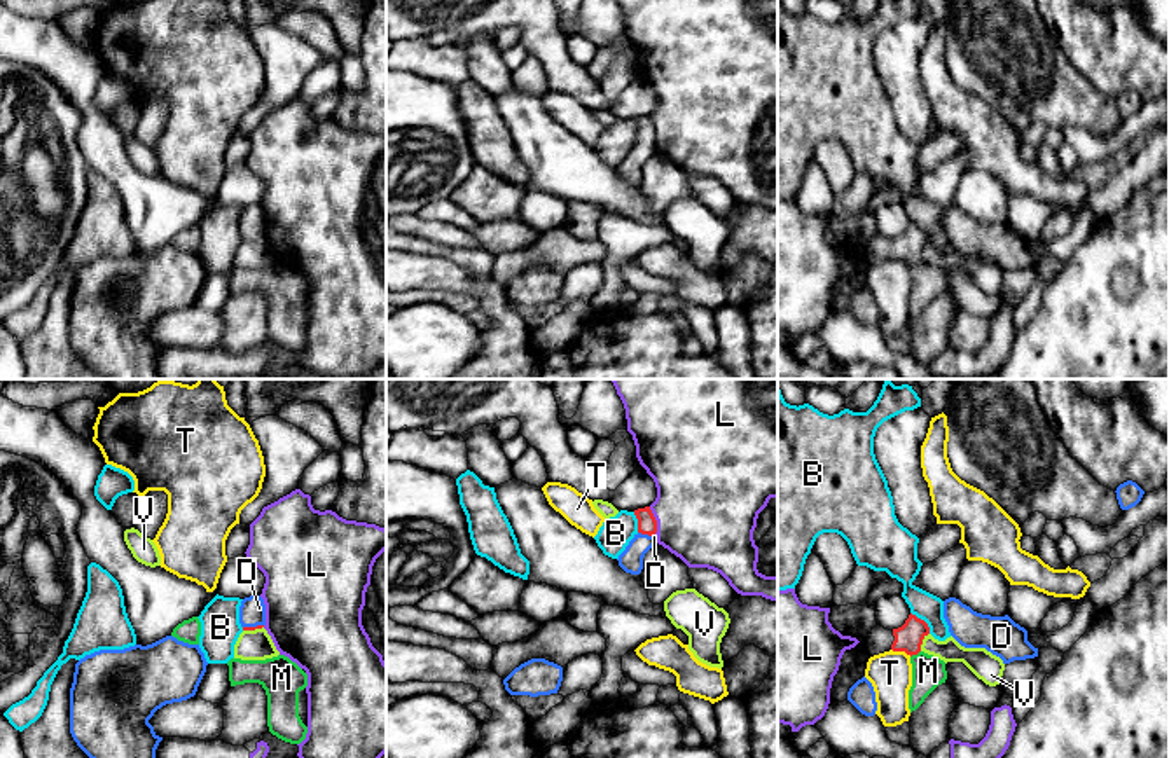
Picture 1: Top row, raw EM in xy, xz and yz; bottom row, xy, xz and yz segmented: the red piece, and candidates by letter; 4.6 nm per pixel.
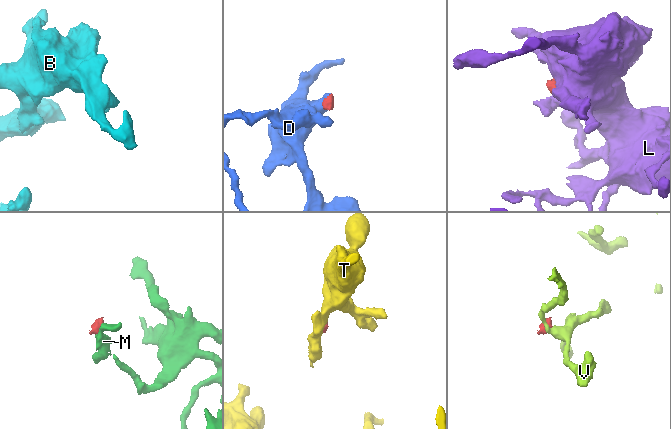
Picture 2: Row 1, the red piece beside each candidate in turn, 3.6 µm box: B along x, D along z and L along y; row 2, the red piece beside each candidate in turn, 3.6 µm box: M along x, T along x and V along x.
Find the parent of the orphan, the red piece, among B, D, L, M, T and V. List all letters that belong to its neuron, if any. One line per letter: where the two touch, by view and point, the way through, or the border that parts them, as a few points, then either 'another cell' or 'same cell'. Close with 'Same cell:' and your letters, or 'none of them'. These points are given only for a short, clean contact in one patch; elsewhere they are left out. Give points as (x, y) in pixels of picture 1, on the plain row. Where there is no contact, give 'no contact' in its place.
B: meets red in yz at (923, 229); border along yz (911, 220), (926, 233), (930, 241); another cell
D: meets red in xz at (647, 142); runs through xz (647, 133), (647, 142), (631, 168); same cell
L: meets red in xz at (656, 130); border along xz (649, 116), (656, 130), (656, 142); another cell
M: meets red in yz at (914, 262); border along yz (919, 259), (911, 266); another cell
T: meets red in yz at (902, 259); border along yz (892, 257), (911, 264); another cell
V: meets red in yz at (921, 250); border along yz (928, 241), (919, 259); another cell
Same cell: D

